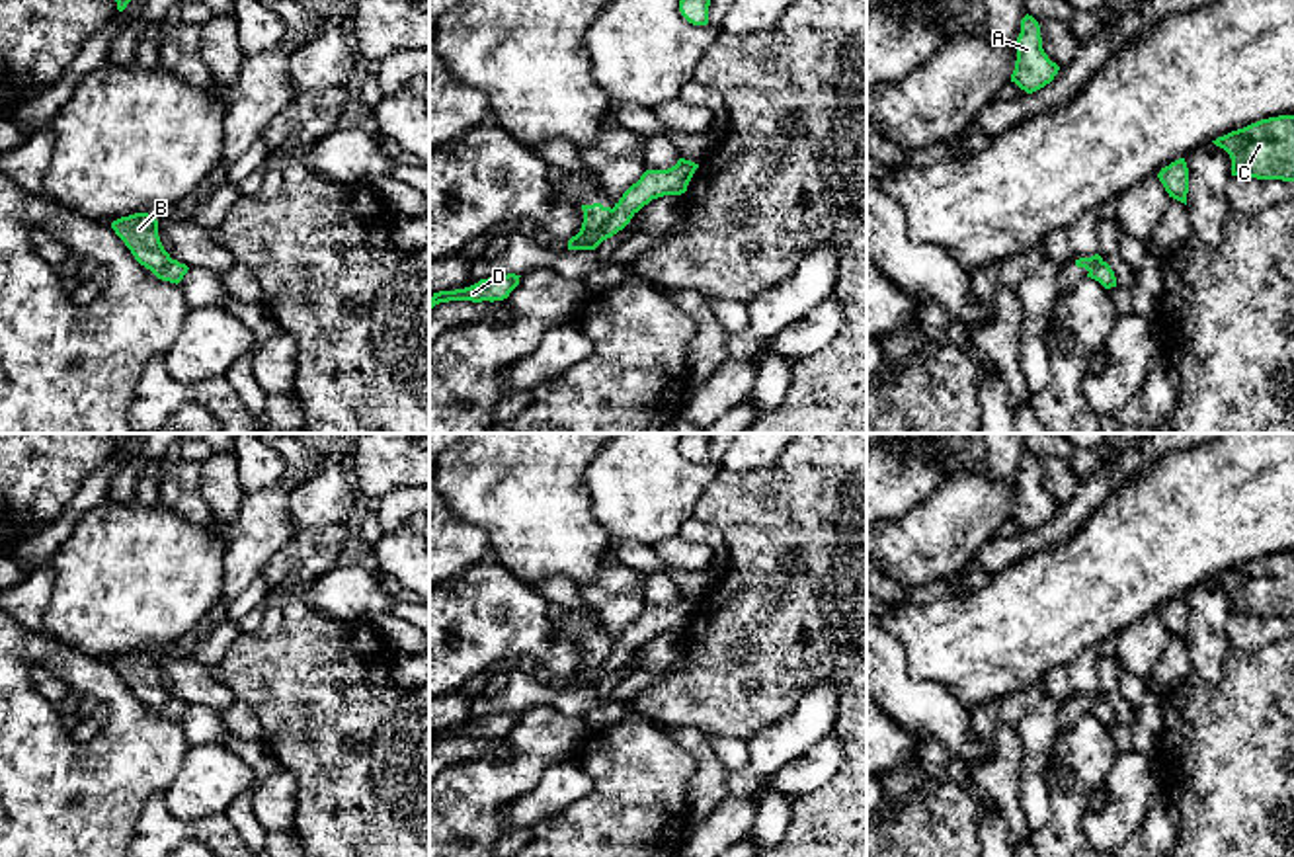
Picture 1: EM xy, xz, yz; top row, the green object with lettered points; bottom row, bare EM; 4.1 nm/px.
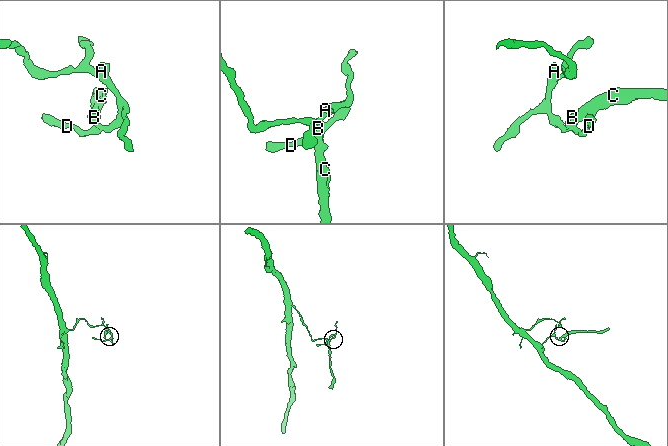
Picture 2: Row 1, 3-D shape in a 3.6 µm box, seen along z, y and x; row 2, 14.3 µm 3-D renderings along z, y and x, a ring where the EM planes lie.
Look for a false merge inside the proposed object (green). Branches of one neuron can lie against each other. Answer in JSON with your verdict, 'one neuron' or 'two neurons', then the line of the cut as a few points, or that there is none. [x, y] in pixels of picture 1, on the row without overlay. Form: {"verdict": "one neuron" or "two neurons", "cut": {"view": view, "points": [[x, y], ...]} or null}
{"verdict": "two neurons", "cut": {"view": "xz", "points": [[613, 647], [594, 672], [578, 672]]}}

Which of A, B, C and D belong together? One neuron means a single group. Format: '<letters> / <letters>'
A D / B C

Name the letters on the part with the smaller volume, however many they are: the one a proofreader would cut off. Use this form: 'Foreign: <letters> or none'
Foreign: B, C

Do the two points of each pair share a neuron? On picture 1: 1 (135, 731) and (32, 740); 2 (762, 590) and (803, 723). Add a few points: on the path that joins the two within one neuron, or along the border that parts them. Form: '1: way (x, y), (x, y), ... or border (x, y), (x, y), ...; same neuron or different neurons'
1: way (110, 756), (102, 764), (57, 764); same neuron
2: border (838, 684), (816, 682), (789, 715), (758, 731); different neurons

